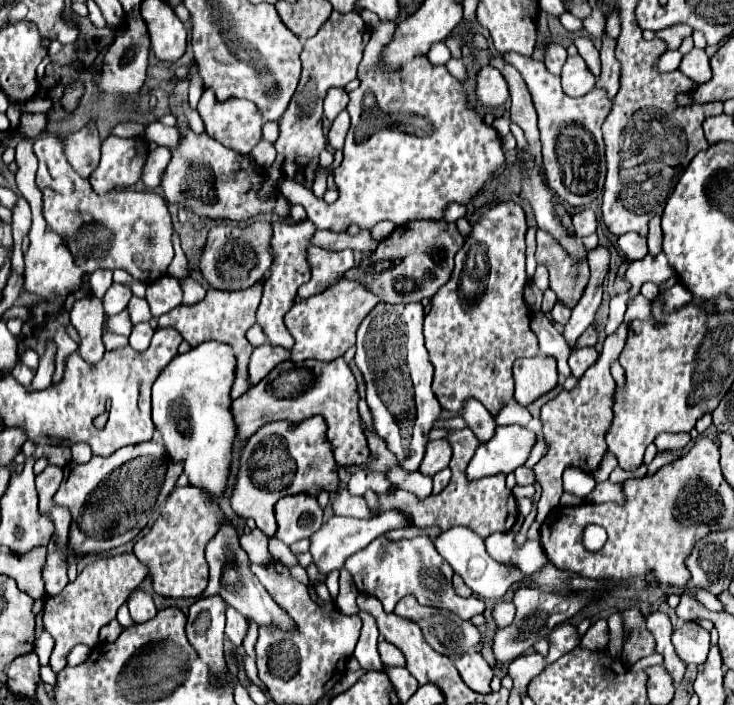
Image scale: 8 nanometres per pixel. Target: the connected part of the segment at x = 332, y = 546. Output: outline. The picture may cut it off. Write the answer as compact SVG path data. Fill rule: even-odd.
M399 510L381 512L379 516L369 518L369 520L333 516L329 522L325 522L325 524L311 536L311 548L315 548L315 564L317 564L317 570L319 570L321 574L329 574L331 570L341 568L347 556L359 552L359 550L365 548L371 540L379 538L383 532L395 530L395 528L411 528L411 522L409 522L407 516L401 514Z

